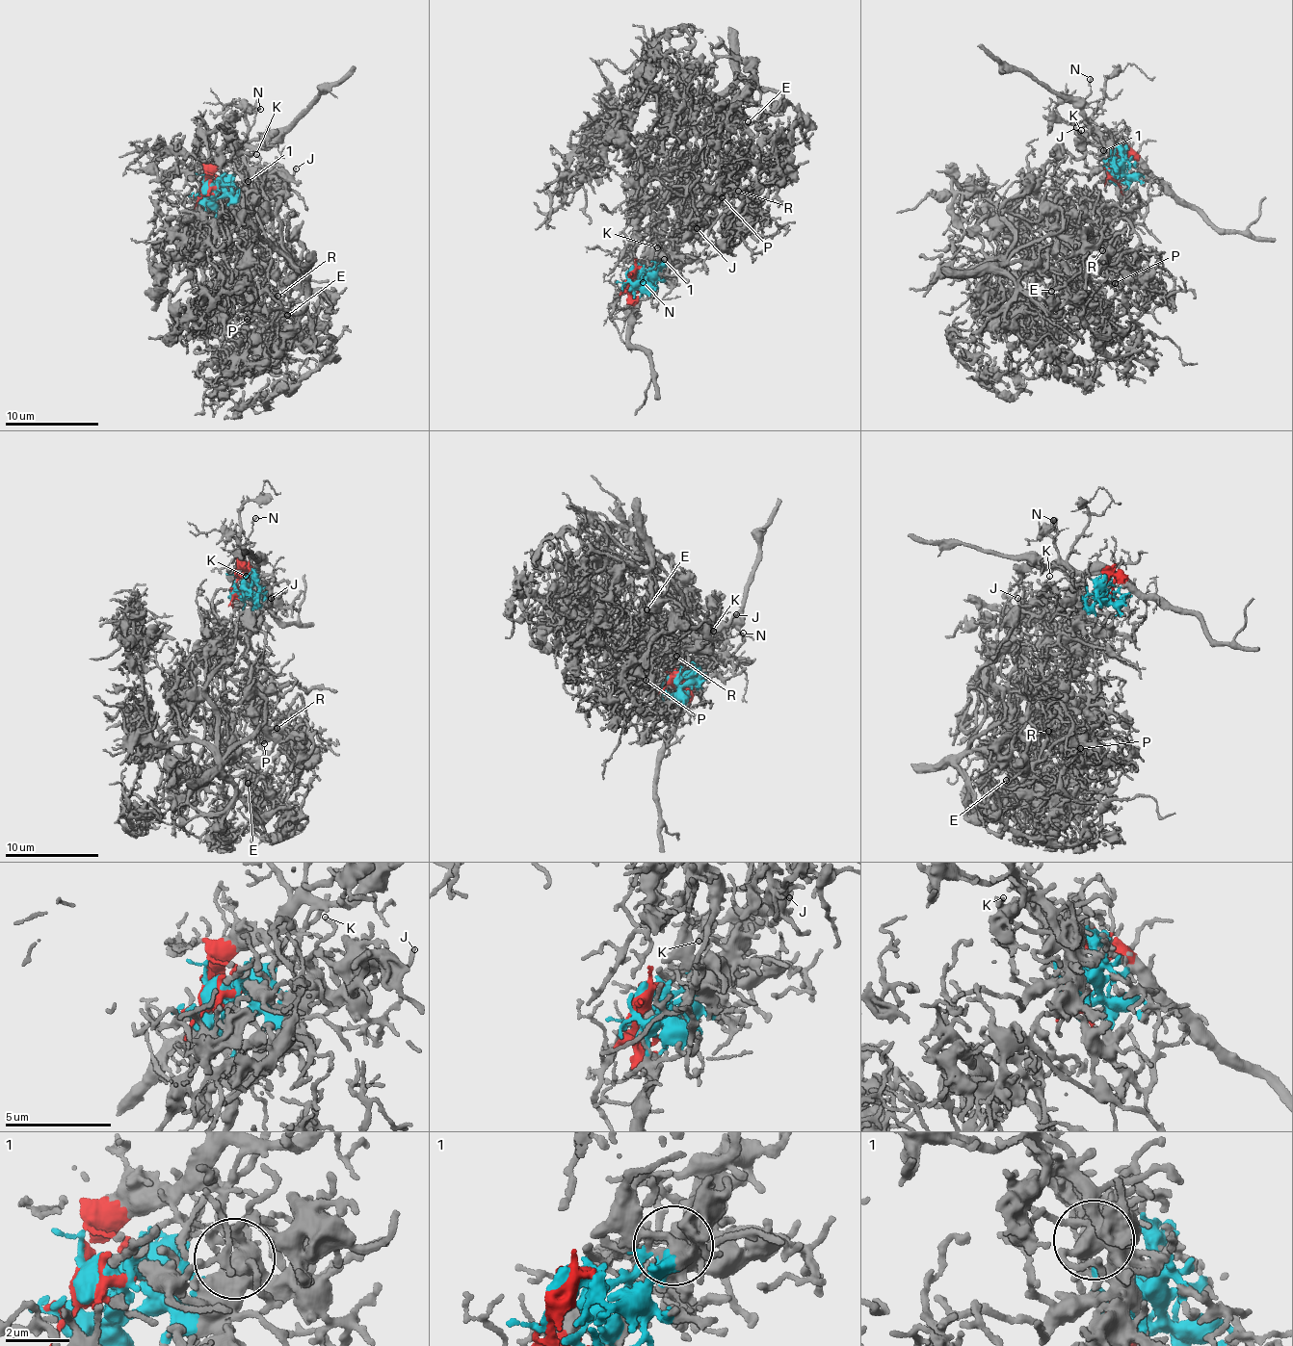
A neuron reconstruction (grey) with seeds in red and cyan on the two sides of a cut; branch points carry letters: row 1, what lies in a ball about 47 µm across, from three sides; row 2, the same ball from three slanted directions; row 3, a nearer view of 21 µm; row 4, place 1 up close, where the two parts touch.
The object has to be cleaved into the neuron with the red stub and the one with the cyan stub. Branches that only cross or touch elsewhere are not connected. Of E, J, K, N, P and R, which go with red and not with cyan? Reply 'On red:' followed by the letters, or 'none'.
On red: N

